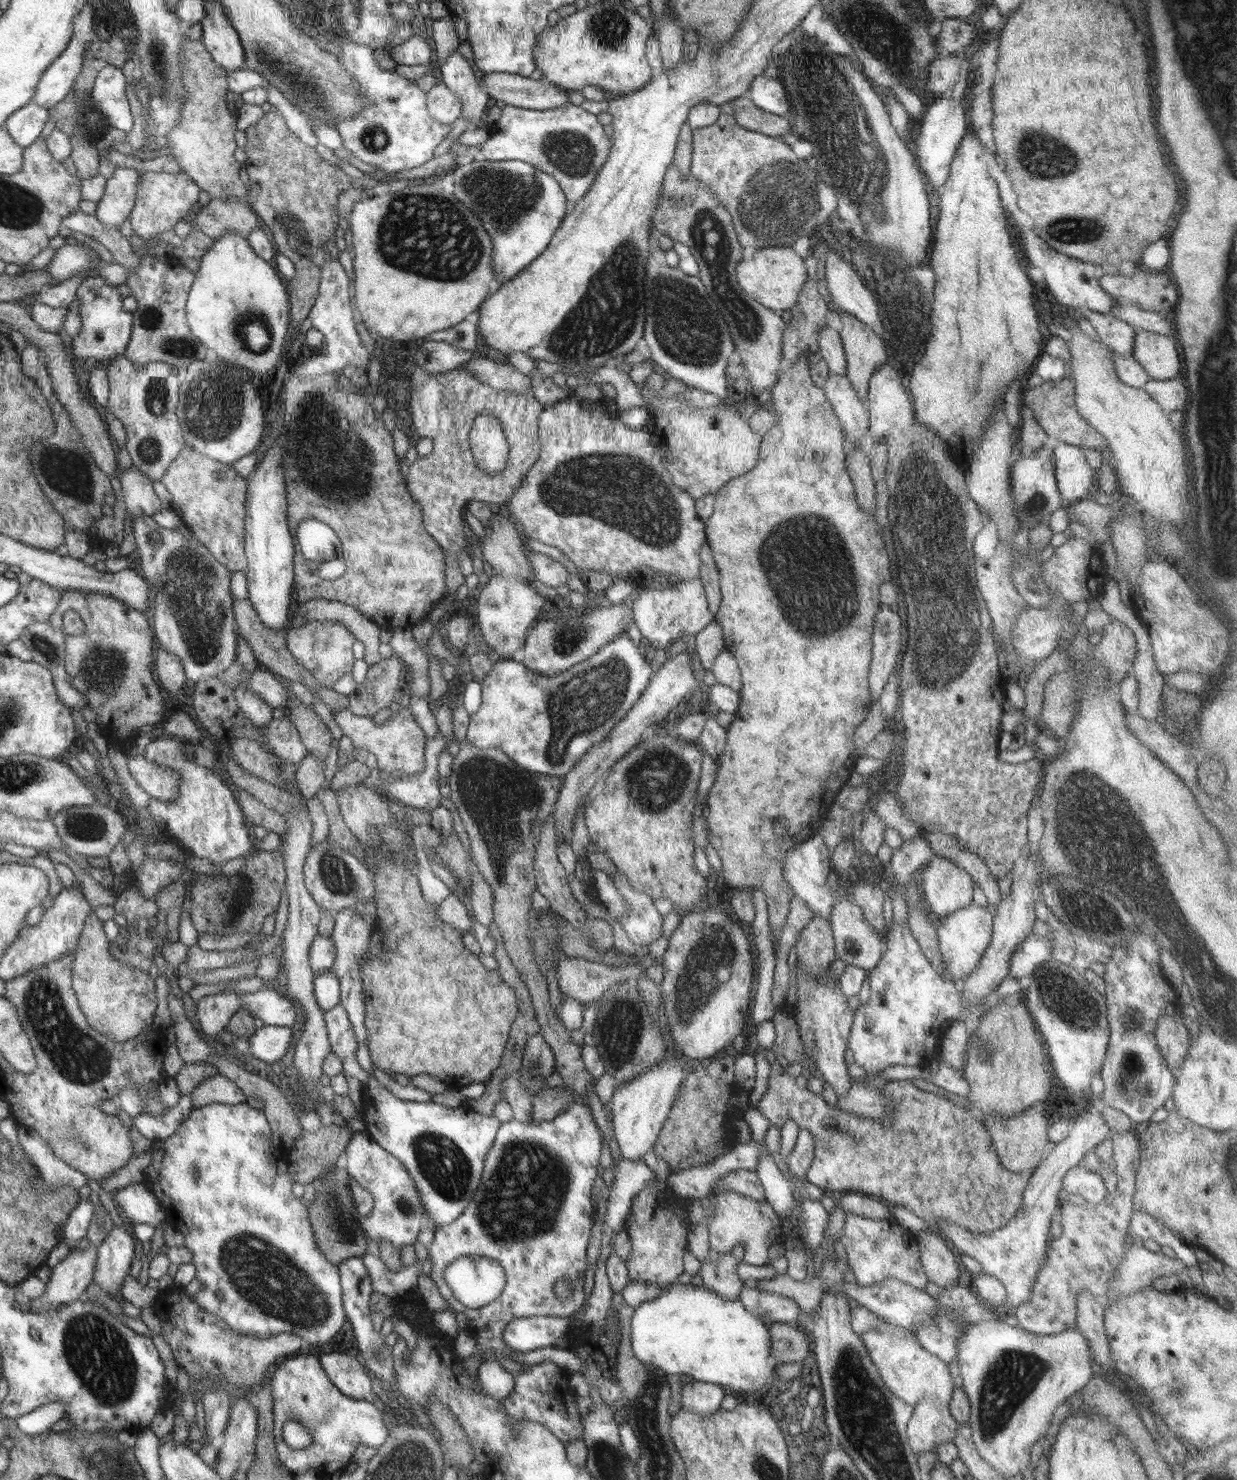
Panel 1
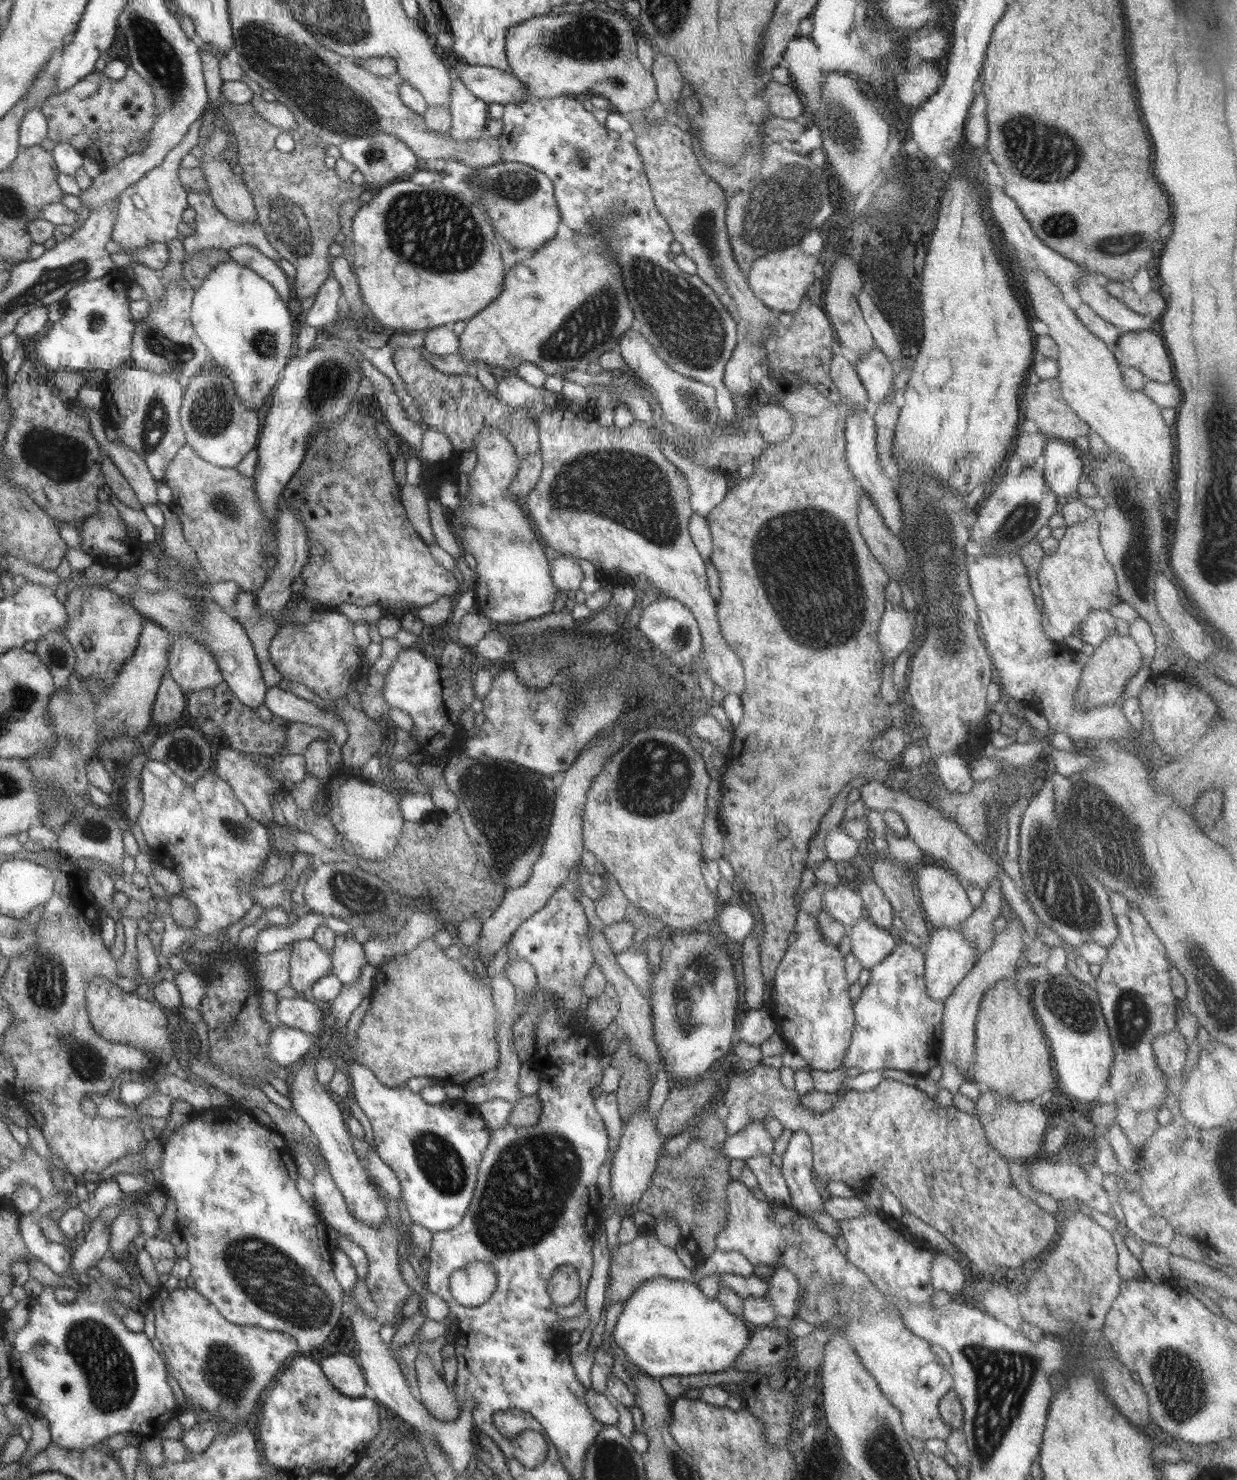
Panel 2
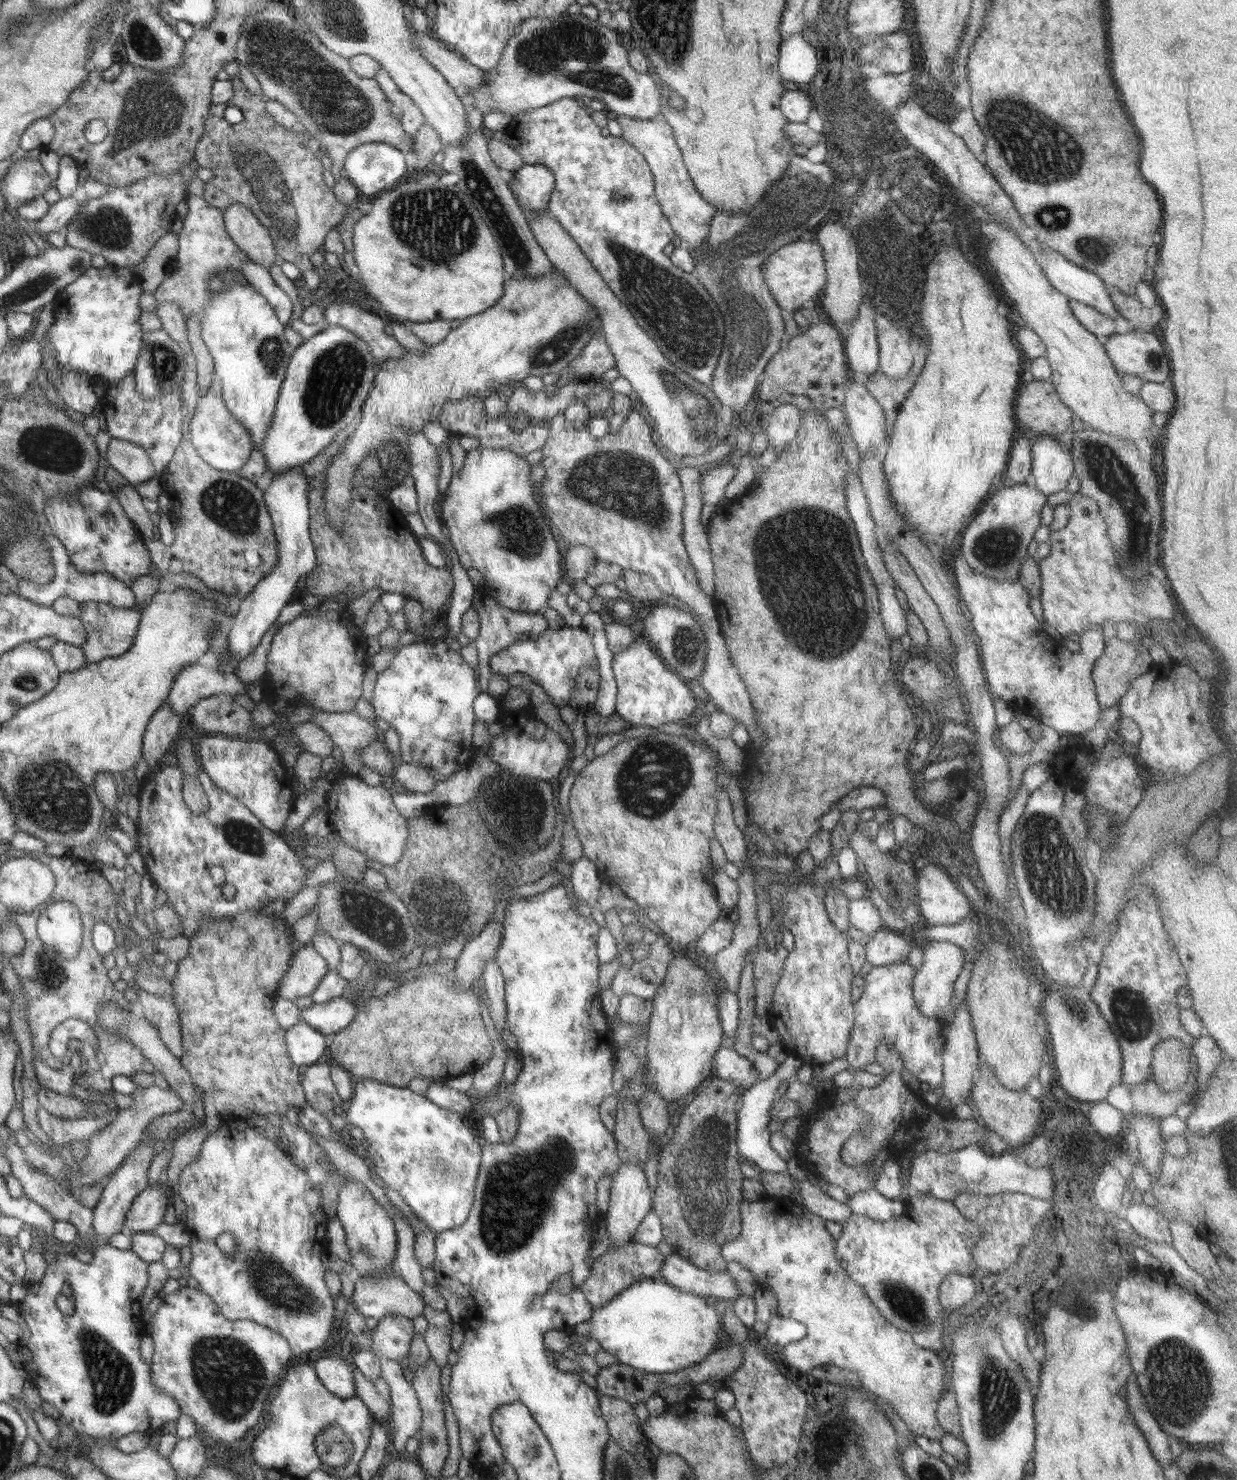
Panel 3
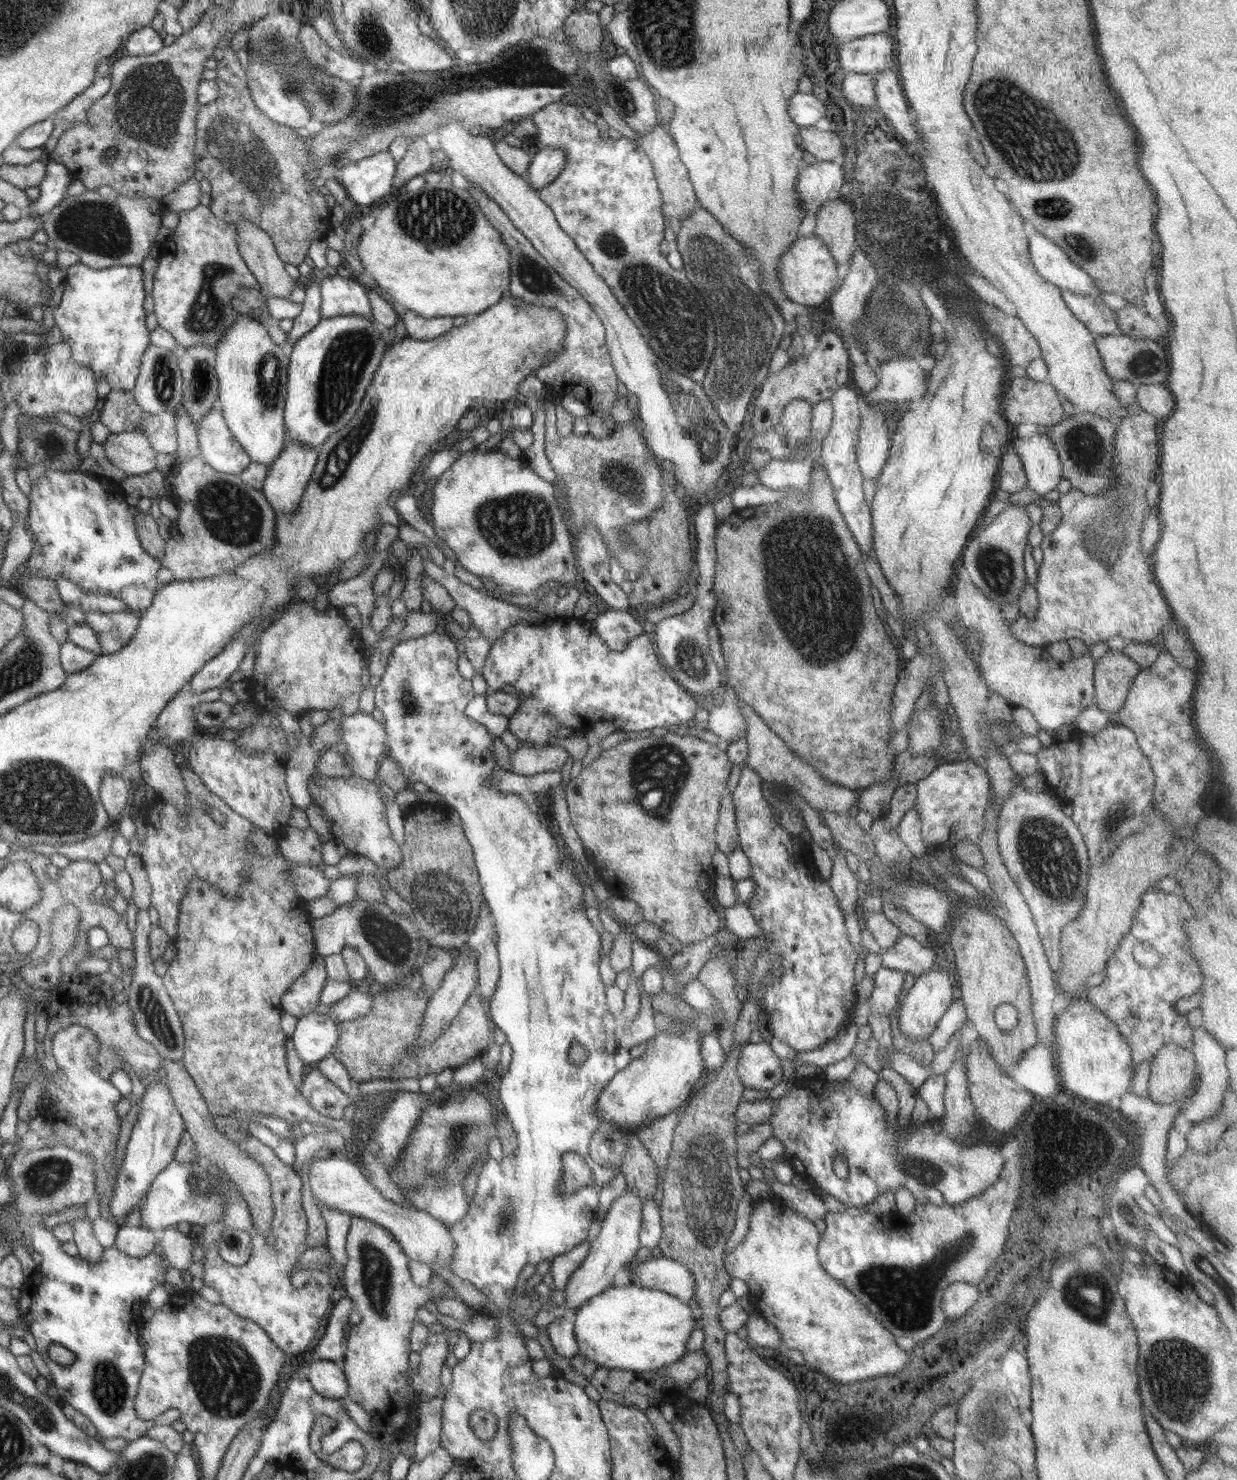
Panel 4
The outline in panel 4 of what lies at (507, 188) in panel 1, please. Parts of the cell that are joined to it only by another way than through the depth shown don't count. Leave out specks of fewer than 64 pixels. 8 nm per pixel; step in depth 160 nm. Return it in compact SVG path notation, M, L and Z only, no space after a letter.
M560 147L540 148L540 151L532 156L530 167L528 167L532 186L538 190L554 182L554 179L563 171L564 165L566 165L566 152L560 150Z

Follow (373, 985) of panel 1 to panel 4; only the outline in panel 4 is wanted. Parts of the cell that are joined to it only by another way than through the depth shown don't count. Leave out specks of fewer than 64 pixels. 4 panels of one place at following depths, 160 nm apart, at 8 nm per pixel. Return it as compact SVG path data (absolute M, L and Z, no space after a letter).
M405 985L388 987L381 993L376 993L374 1010L370 1014L338 1024L340 1037L332 1056L342 1062L358 1083L385 1078L419 1079L425 1074L437 1075L445 1068L453 1069L472 1058L482 1057L492 1042L493 1025L489 1019L487 1003L479 994L474 994L474 1000L467 1000L452 1025L443 1030L436 1041L428 1047L418 1047L422 1022L425 1021L426 1008L431 999L424 986L416 993Z

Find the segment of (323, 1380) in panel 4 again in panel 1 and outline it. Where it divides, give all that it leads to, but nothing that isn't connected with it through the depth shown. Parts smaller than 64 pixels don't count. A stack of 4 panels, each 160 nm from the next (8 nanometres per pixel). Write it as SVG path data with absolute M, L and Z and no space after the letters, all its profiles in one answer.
M322 1354L318 1356L329 1378L350 1398L372 1402L372 1378L368 1370L348 1354Z

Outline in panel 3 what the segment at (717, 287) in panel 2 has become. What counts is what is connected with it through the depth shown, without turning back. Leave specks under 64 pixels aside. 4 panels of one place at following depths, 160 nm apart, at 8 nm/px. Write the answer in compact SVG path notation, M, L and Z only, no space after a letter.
M624 115L615 117L622 128L621 137L642 154L650 167L655 182L655 195L661 204L662 212L675 234L681 238L683 246L686 246L693 254L706 240L710 230L710 221L717 213L717 208L706 202L695 189L693 180L684 165L682 152L676 144L671 125L662 116L646 121L634 120Z

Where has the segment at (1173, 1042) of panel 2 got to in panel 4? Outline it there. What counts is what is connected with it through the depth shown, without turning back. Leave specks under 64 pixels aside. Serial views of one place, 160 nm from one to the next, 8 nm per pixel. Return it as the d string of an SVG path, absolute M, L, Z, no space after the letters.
M1171 1043L1158 1051L1150 1063L1148 1094L1154 1102L1162 1104L1176 1102L1183 1097L1183 1094L1193 1092L1192 1082L1194 1082L1194 1077L1199 1074L1199 1071L1191 1050Z

